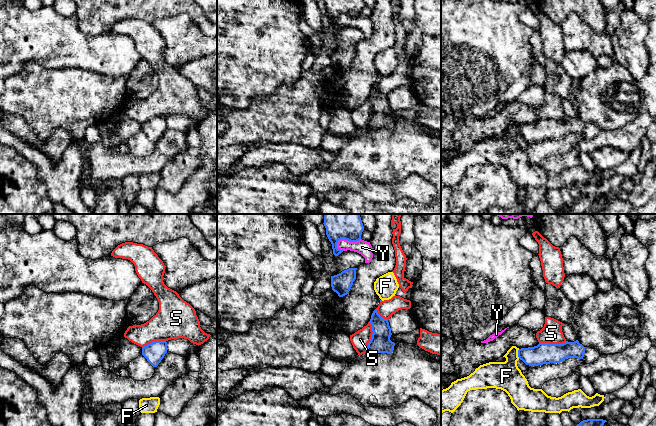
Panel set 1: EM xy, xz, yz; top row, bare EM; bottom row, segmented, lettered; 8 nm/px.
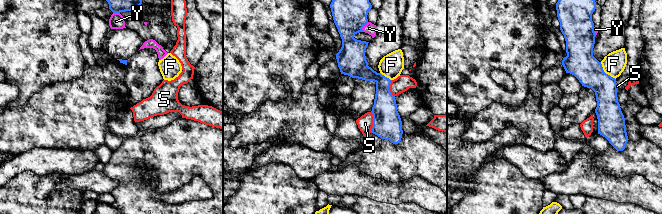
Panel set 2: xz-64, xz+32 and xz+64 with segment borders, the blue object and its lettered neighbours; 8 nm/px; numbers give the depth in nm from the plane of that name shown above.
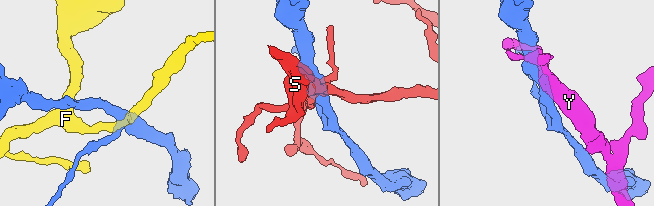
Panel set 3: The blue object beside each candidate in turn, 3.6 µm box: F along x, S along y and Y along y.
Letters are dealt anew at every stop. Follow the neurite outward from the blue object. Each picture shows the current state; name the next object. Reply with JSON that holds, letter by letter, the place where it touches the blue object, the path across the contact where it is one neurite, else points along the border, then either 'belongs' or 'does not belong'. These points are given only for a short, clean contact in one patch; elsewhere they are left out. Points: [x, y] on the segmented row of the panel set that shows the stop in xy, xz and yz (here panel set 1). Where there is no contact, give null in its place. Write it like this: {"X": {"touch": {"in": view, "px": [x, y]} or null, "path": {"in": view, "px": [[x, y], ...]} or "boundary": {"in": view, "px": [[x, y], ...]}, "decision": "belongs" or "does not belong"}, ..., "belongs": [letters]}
{"F": {"touch": {"in": "yz", "px": [518, 354]}, "boundary": {"in": "yz", "px": [[519, 349], [518, 358]]}, "decision": "does not belong"}, "S": {"touch": {"in": "xz", "px": [372, 337]}, "boundary": {"in": "xz", "px": [[370, 321], [372, 336], [365, 352]]}, "decision": "does not belong"}, "Y": {"touch": {"in": "xz", "px": [346, 239]}, "boundary": {"in": "xz", "px": [[360, 238], [356, 241], [340, 239], [336, 247]]}, "decision": "does not belong"}, "belongs": []}

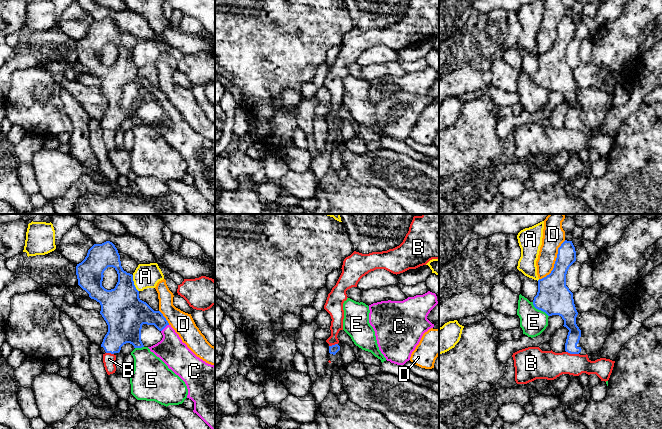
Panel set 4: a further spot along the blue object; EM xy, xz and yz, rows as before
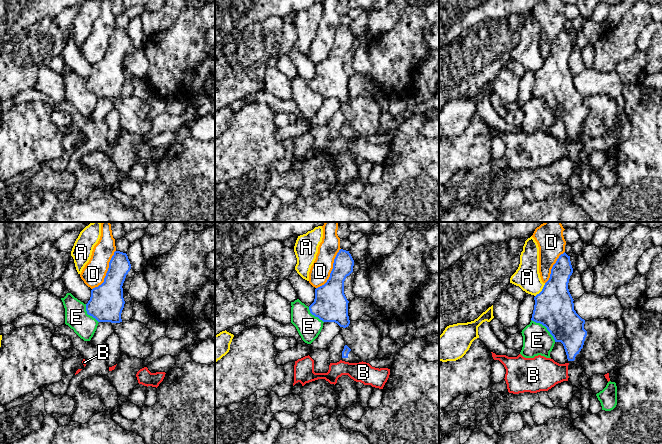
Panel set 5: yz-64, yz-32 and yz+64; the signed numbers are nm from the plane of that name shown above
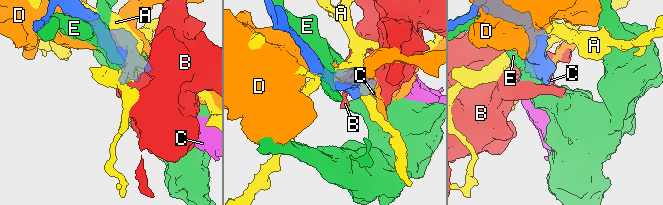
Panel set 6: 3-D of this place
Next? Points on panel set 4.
{"A": {"touch": {"in": "xy", "px": [133, 283]}, "decision": "does not belong"}, "B": {"touch": {"in": "yz", "px": [572, 353]}, "boundary": {"in": "yz", "px": [[566, 351], [578, 354]]}, "decision": "does not belong"}, "C": {"touch": {"in": "xy", "px": [164, 327]}, "decision": "belongs"}, "D": {"touch": {"in": "yz", "px": [555, 262]}, "decision": "does not belong"}, "E": {"touch": {"in": "yz", "px": [539, 309]}, "decision": "does not belong"}, "belongs": ["C"]}

